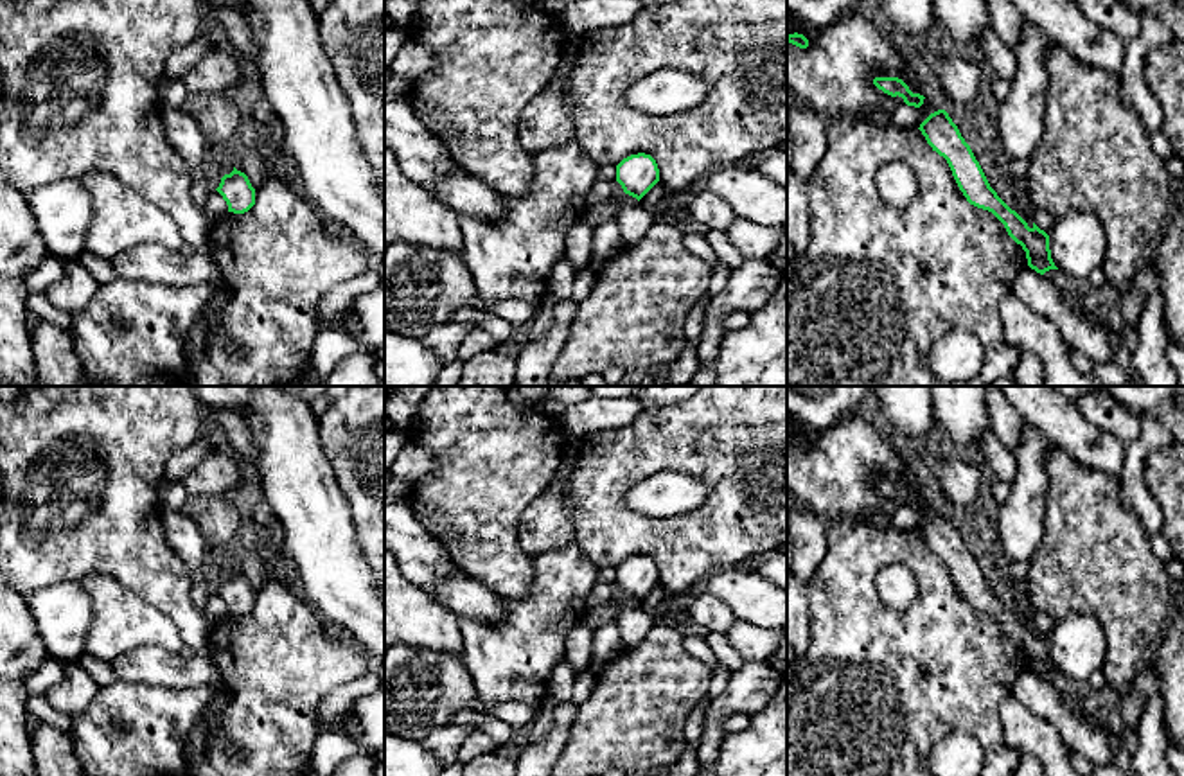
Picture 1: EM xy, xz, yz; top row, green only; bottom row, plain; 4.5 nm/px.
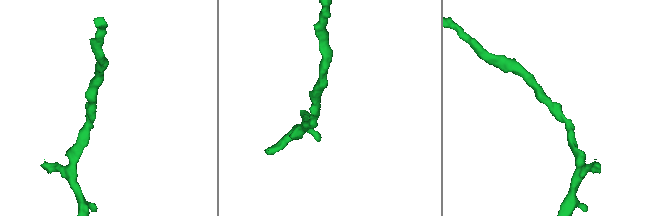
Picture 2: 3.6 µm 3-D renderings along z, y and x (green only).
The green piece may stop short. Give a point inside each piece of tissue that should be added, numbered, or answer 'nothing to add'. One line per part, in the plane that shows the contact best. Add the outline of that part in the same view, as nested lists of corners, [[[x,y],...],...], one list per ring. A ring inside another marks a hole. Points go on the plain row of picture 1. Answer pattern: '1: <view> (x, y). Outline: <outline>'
nothing to add

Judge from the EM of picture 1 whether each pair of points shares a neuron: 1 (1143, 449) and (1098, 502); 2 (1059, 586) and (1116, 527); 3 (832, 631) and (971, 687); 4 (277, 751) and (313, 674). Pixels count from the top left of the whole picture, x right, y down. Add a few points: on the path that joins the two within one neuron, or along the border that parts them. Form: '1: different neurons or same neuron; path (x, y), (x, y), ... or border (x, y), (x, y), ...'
1: different neurons; border (1118, 482), (1120, 502), (1141, 518)
2: same neuron; path (1073, 572), (1102, 541)
3: same neuron; path (866, 654), (902, 654), (910, 661), (936, 667)
4: same neuron; path (284, 731), (284, 706), (293, 694)

